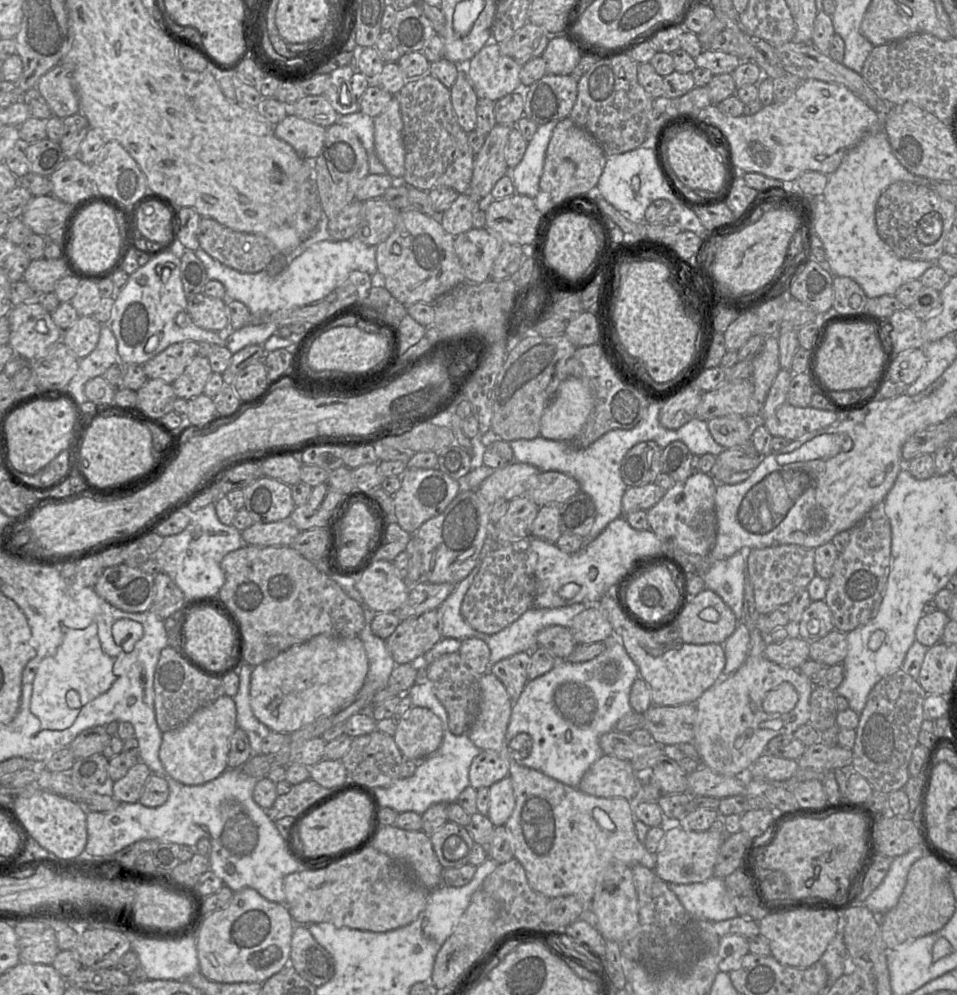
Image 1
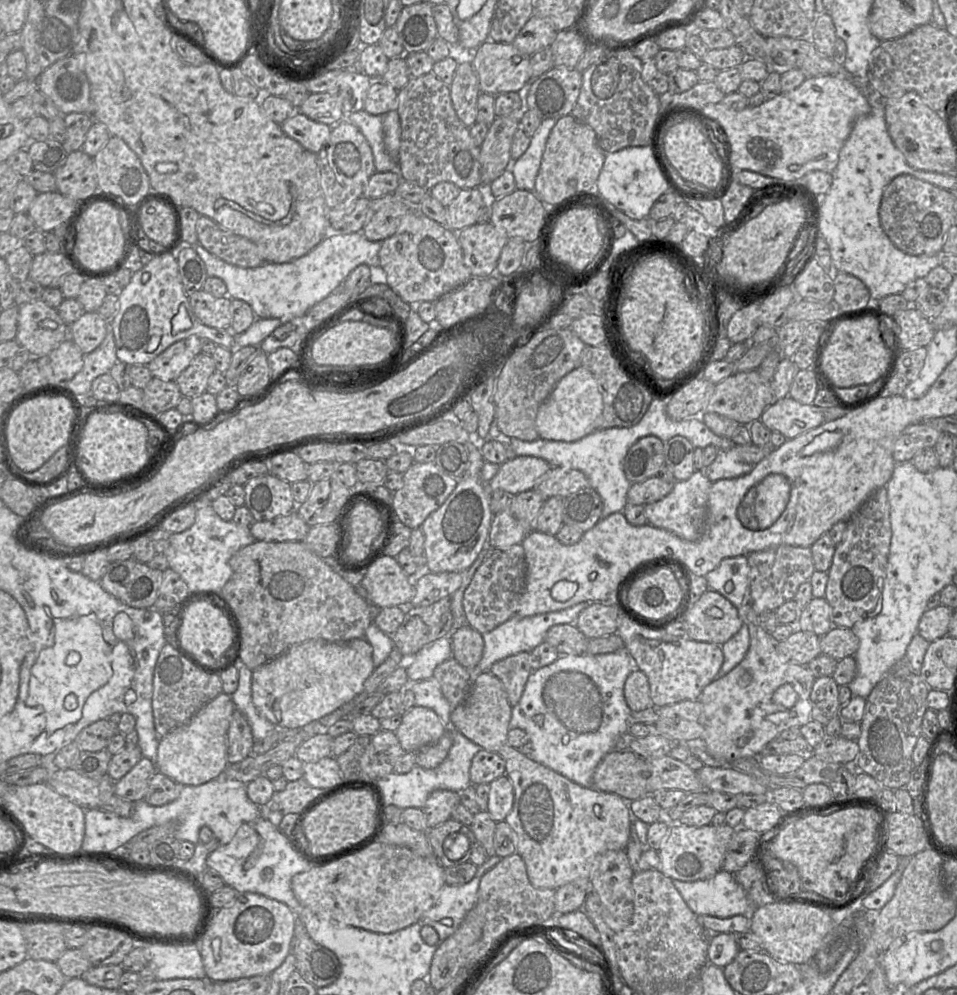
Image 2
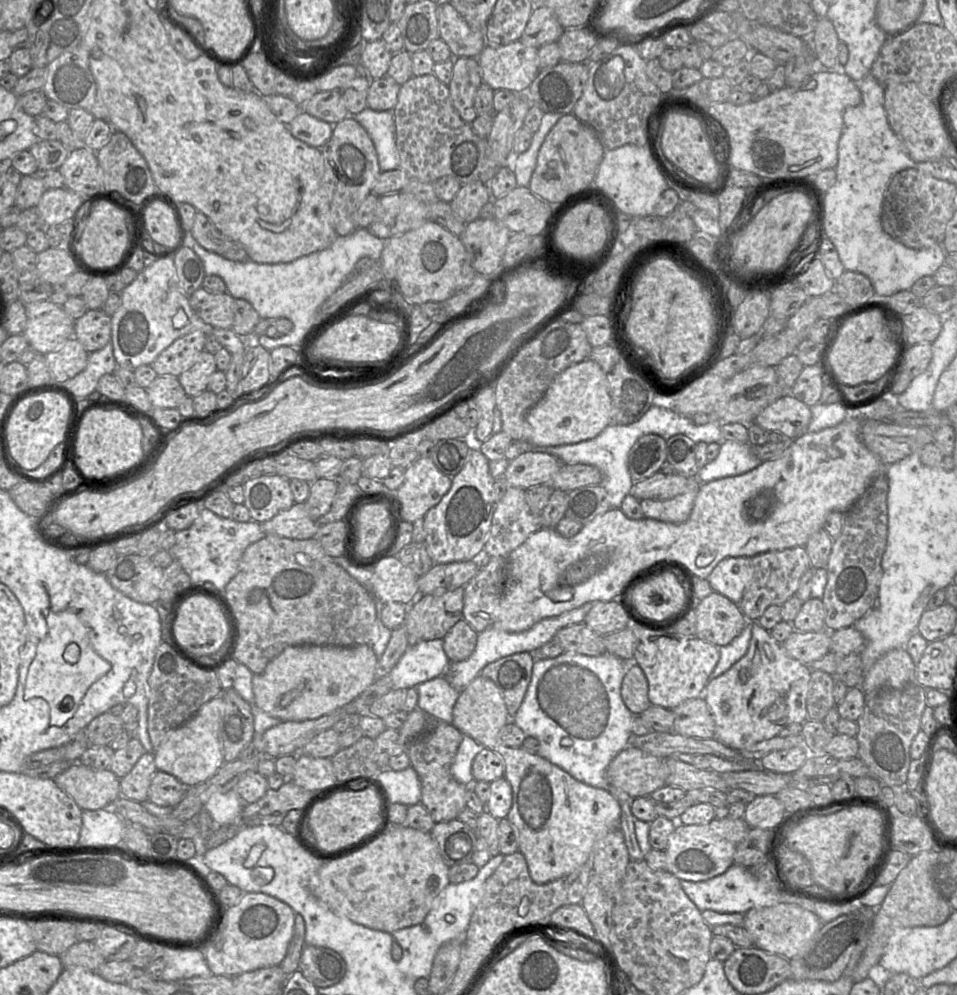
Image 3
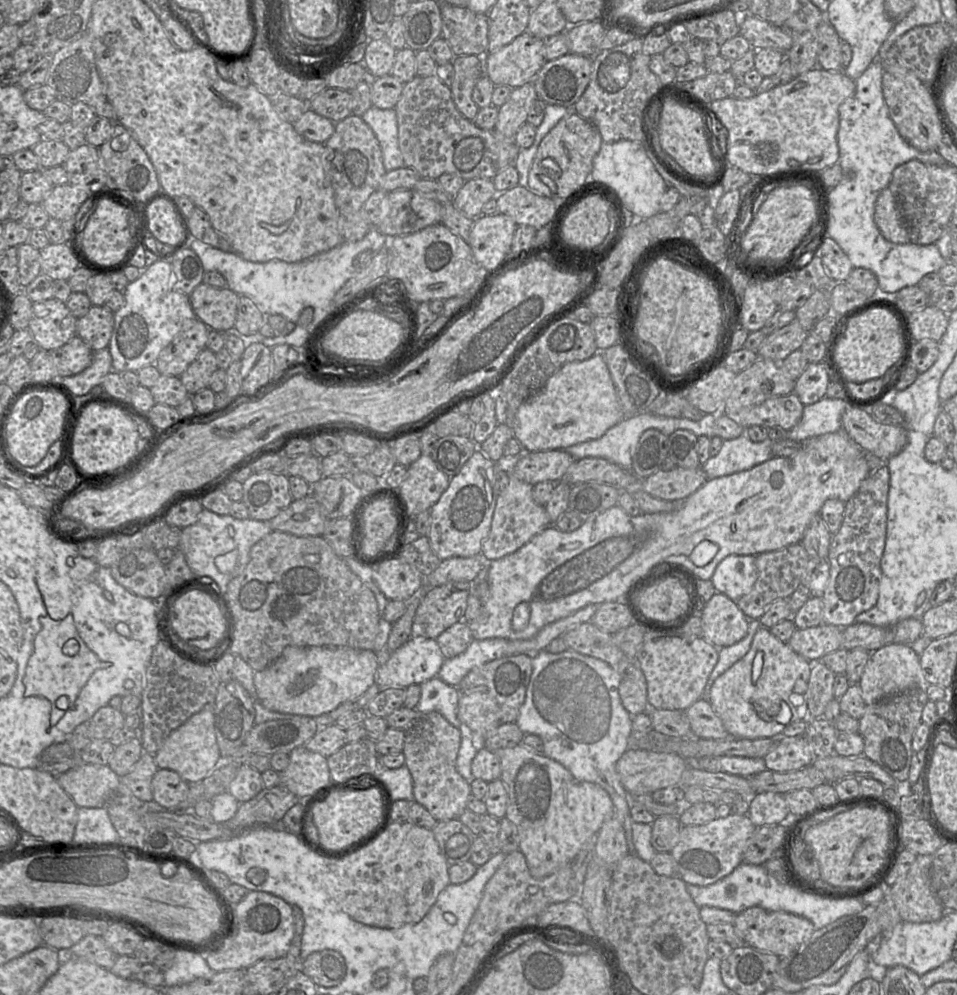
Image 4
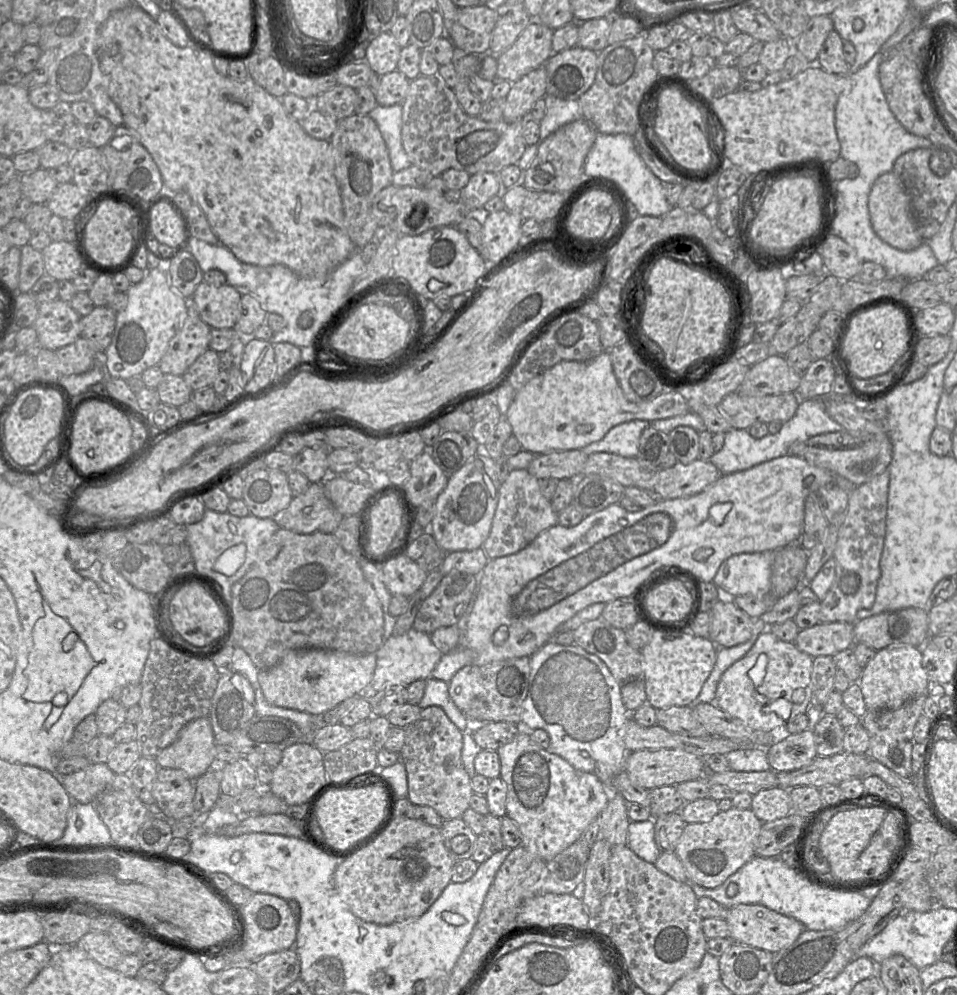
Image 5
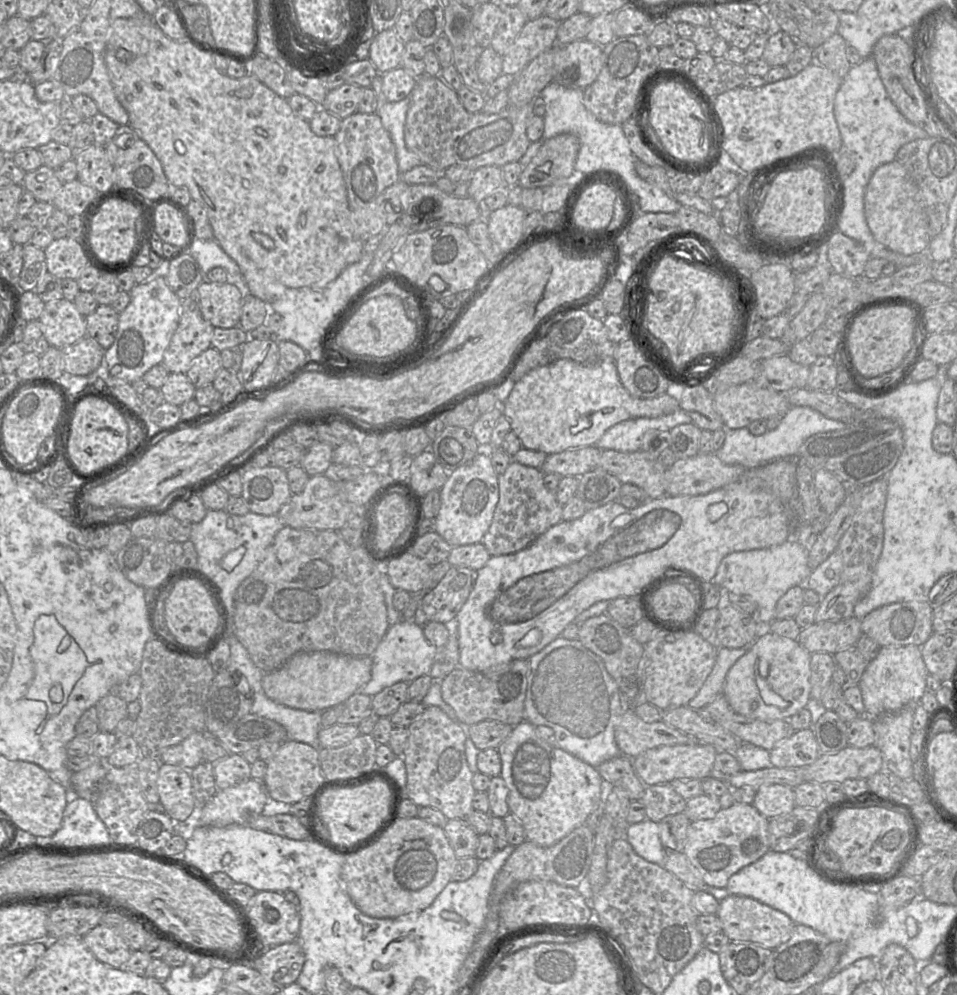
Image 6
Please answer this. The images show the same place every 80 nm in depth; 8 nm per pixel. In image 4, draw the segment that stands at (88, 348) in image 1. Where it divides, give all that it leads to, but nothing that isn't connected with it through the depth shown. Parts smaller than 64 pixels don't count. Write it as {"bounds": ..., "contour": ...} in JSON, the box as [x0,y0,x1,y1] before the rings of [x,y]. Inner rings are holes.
{"bounds":[76,306,114,351],"contour":[[[91,306],[89,311],[76,321],[76,335],[92,351],[107,348],[114,326],[114,313],[106,306]]]}

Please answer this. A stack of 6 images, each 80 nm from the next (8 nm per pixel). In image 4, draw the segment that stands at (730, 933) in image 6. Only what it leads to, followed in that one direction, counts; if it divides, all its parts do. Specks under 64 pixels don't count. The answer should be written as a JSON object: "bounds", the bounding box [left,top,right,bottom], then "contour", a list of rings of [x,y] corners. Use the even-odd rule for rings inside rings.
{"bounds":[733,906,815,957],"contour":[[[759,906],[749,907],[736,914],[733,926],[743,944],[779,957],[789,955],[815,930],[813,923],[805,917],[785,911],[770,911]]]}

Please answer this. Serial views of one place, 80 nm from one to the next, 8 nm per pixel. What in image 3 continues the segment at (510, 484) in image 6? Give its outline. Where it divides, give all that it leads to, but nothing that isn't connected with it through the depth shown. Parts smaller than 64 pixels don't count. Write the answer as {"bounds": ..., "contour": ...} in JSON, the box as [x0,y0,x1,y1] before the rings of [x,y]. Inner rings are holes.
{"bounds":[483,486,541,557],"contour":[[[510,486],[496,505],[483,551],[491,557],[507,557],[541,528],[541,517],[531,512],[525,489]]]}

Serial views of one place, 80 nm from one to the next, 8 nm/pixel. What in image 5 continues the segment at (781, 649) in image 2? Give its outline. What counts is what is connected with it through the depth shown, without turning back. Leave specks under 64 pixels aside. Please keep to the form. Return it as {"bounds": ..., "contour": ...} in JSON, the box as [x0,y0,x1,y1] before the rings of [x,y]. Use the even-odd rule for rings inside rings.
{"bounds":[796,622,854,657],"contour":[[[847,622],[821,623],[799,630],[796,646],[811,657],[833,656],[854,646],[854,624]]]}

